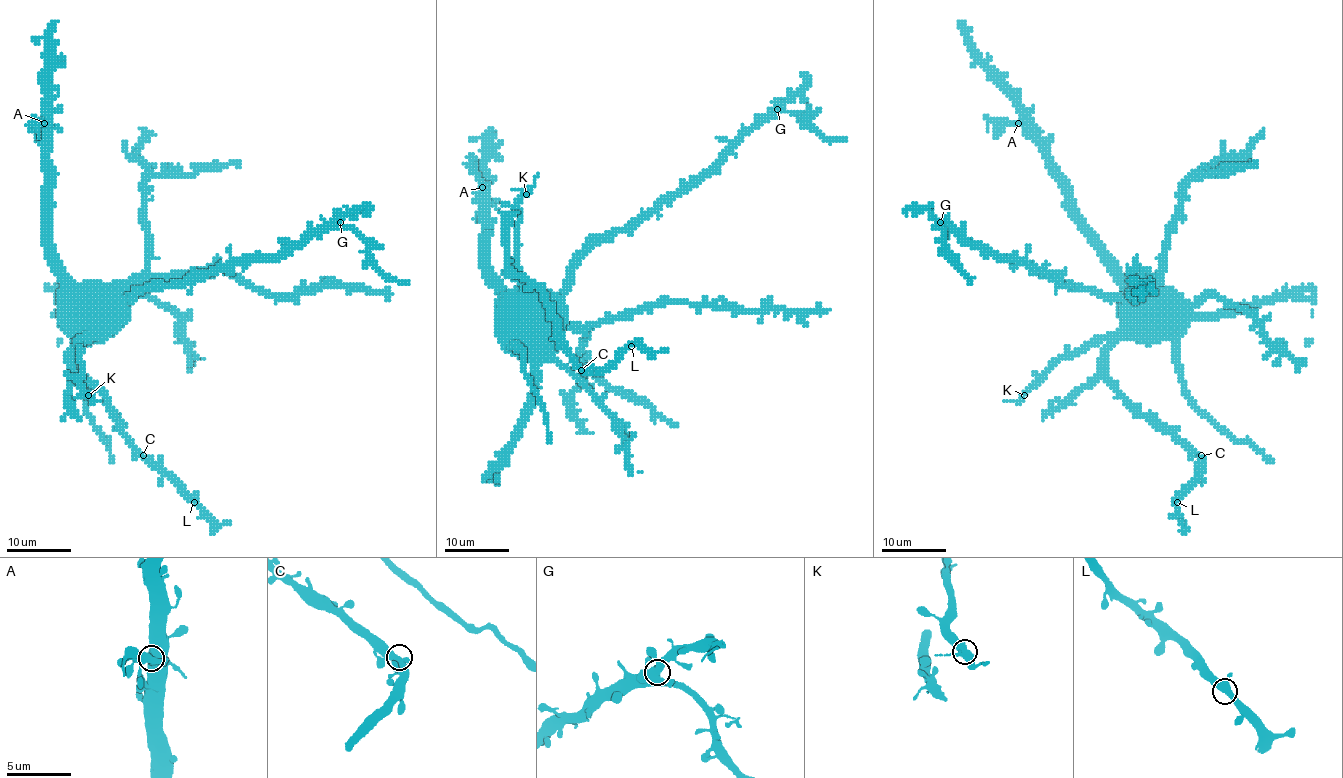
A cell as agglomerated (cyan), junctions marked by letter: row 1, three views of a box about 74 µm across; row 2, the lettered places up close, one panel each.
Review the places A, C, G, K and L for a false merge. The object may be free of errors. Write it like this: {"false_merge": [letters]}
{"false_merge": ["K"]}

